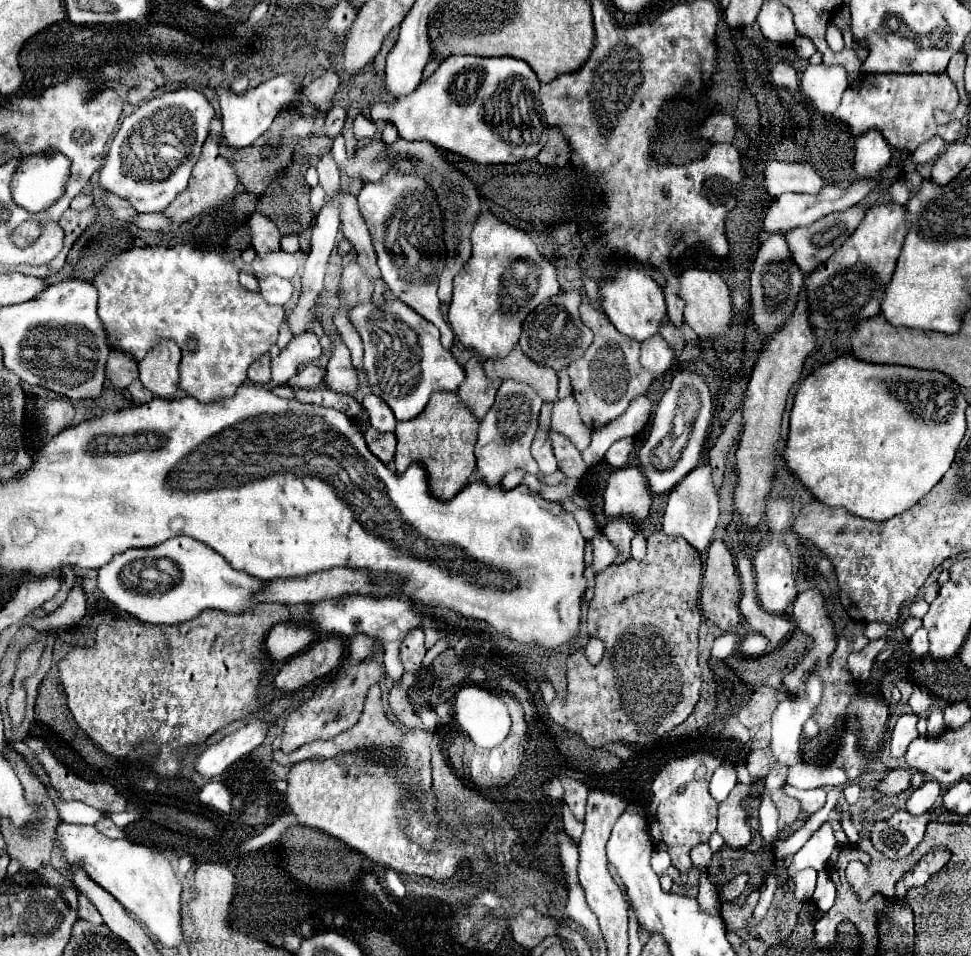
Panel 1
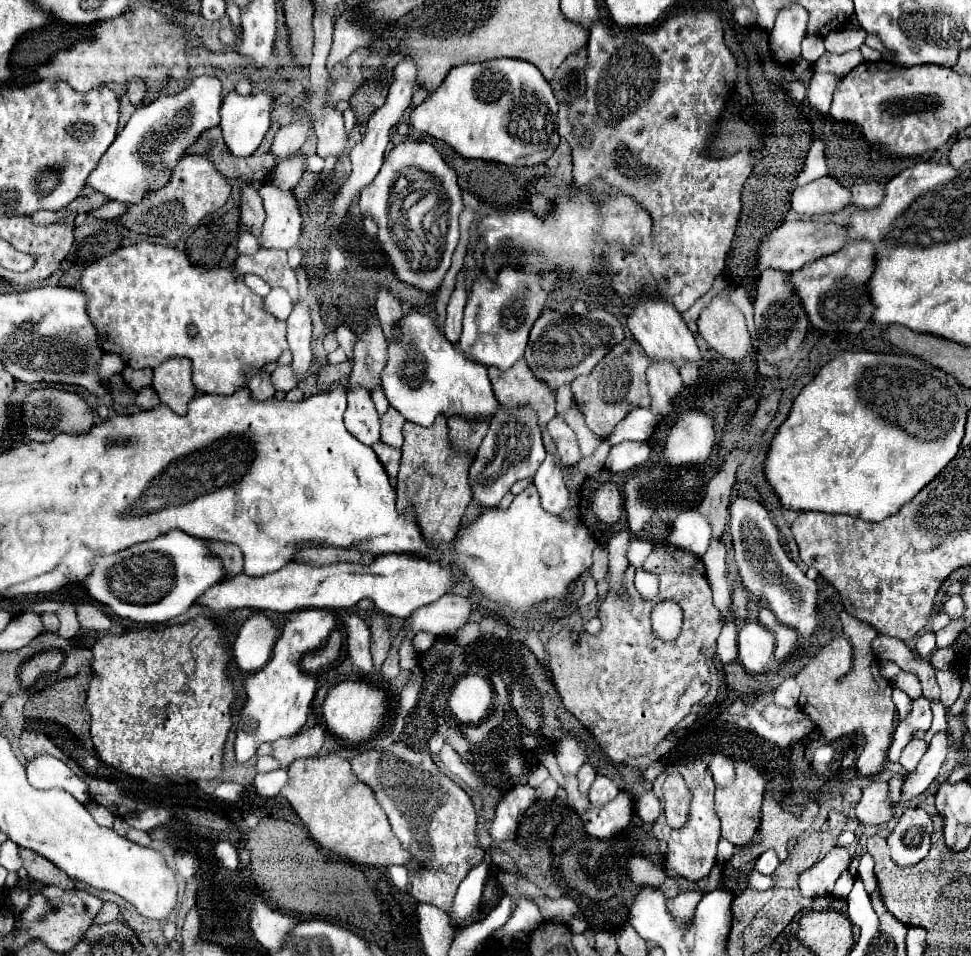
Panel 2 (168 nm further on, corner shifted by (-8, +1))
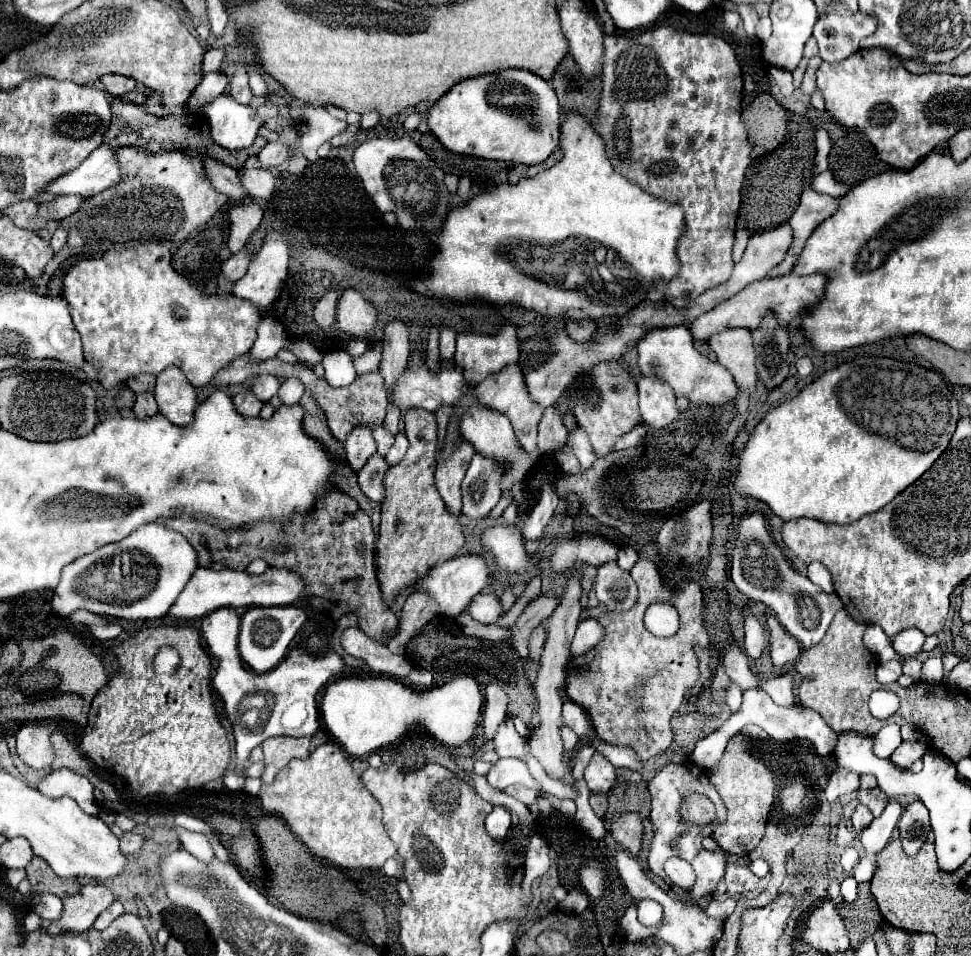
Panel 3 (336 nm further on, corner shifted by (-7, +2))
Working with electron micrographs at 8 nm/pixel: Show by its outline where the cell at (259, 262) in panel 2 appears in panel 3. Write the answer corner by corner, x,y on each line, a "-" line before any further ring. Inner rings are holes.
241,249
239,253
233,253
227,261
223,261
221,271
229,281
239,281
247,271
249,261
251,261
251,255
245,249

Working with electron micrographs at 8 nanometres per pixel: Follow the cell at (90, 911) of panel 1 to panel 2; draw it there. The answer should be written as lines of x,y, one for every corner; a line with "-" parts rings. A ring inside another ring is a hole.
104,902
102,908
100,908
100,912
94,918
94,924
108,924
108,922
112,922
116,918
120,918
118,906
114,902

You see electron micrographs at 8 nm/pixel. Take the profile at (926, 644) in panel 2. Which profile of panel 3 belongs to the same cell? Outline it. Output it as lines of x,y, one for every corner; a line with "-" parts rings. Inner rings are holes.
915,627
903,629
903,631
899,631
897,635
891,637
893,649
903,657
915,657
921,651
923,641
925,641
925,635

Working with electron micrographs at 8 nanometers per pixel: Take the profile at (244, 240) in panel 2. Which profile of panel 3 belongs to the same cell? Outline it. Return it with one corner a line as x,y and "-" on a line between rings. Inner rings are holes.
239,203
227,209
227,217
229,217
227,245
231,253
237,253
239,249
243,249
251,233
259,227
263,219
263,209
257,203

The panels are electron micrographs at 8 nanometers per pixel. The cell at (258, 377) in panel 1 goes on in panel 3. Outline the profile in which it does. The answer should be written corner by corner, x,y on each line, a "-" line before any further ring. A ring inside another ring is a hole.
249,389
237,393
233,397
233,405
243,417
259,417
259,411
263,407
263,403
259,399
255,399
255,395
251,395

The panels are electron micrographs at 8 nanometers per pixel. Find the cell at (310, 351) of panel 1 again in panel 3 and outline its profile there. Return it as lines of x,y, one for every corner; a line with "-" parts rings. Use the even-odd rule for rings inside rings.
259,375
251,385
249,385
251,393
259,399
259,401
269,401
273,395
277,395
279,391
279,381
273,375

